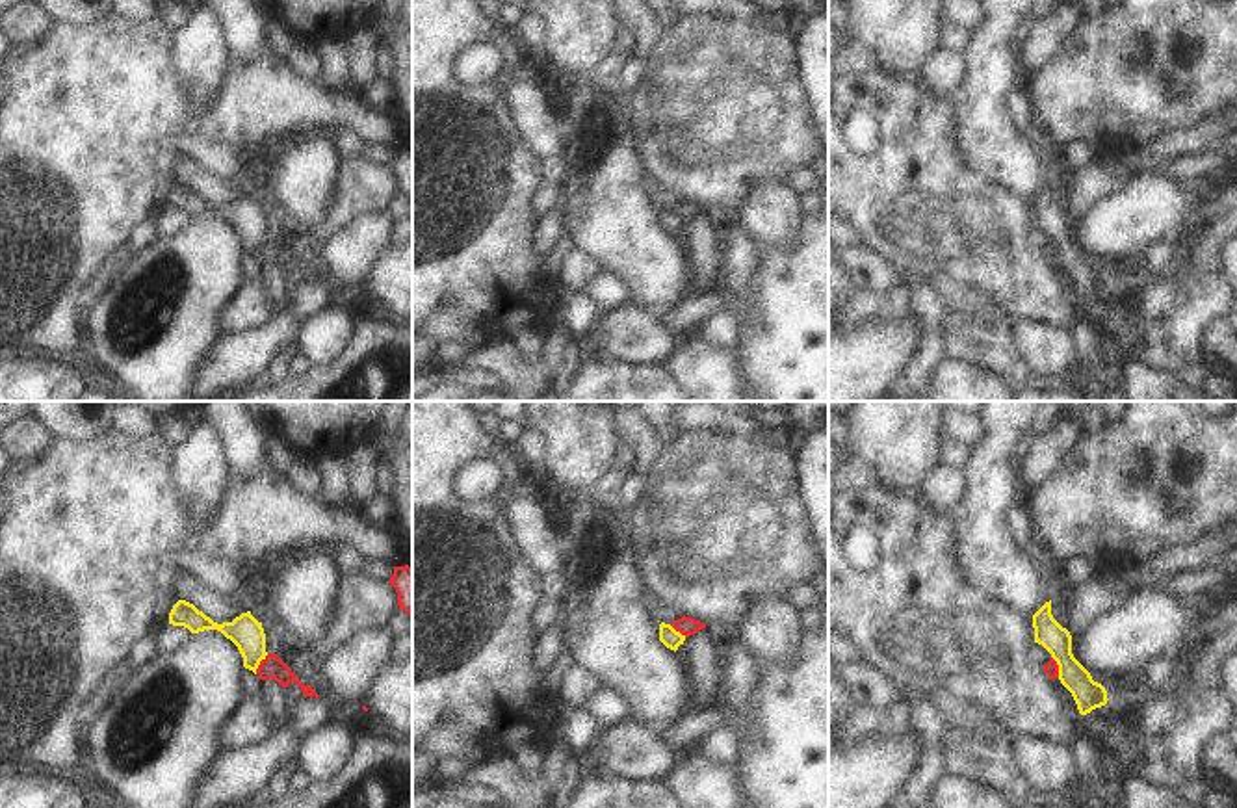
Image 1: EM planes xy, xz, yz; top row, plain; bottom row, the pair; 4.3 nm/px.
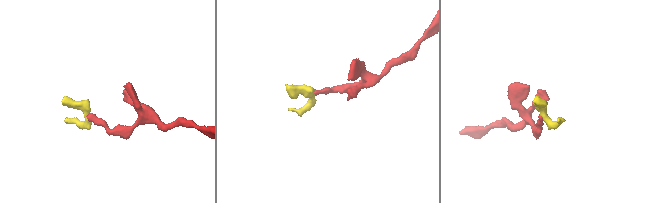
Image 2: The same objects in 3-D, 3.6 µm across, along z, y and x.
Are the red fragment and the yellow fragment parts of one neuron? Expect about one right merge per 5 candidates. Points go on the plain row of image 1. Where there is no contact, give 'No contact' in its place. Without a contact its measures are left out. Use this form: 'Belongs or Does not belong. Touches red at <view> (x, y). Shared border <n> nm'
Does not belong. Touches red at xy (260, 247). Shared border 110 nm

